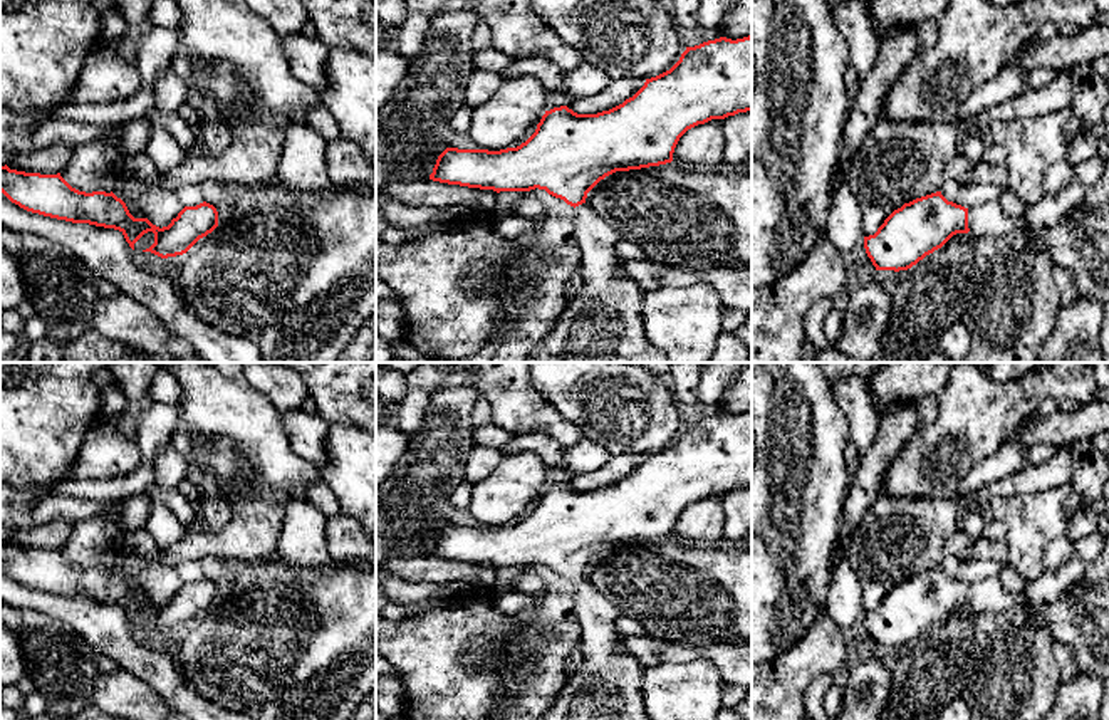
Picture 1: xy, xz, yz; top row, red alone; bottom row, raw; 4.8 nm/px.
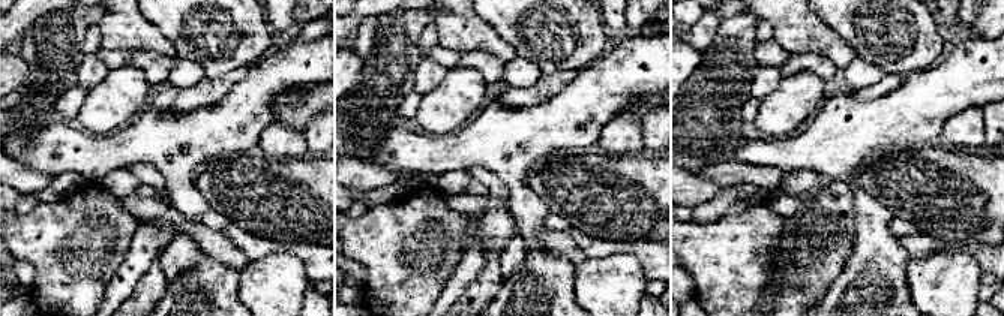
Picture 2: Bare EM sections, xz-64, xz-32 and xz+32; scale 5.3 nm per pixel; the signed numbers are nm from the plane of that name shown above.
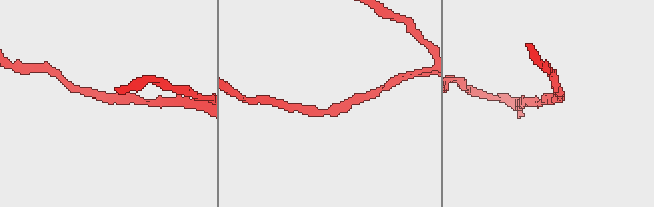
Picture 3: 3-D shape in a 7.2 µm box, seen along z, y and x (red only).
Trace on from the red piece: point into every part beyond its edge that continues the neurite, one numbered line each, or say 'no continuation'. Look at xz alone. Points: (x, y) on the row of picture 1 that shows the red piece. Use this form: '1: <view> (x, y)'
1: xz (601, 323)

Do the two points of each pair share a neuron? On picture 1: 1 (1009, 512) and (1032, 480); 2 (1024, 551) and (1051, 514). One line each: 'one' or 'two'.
1: two
2: one

